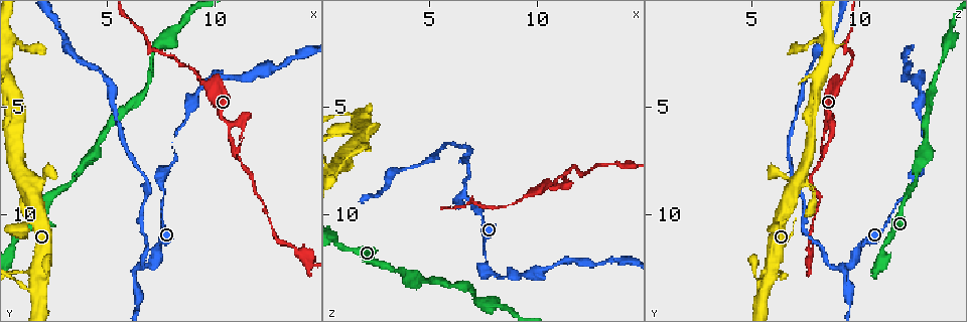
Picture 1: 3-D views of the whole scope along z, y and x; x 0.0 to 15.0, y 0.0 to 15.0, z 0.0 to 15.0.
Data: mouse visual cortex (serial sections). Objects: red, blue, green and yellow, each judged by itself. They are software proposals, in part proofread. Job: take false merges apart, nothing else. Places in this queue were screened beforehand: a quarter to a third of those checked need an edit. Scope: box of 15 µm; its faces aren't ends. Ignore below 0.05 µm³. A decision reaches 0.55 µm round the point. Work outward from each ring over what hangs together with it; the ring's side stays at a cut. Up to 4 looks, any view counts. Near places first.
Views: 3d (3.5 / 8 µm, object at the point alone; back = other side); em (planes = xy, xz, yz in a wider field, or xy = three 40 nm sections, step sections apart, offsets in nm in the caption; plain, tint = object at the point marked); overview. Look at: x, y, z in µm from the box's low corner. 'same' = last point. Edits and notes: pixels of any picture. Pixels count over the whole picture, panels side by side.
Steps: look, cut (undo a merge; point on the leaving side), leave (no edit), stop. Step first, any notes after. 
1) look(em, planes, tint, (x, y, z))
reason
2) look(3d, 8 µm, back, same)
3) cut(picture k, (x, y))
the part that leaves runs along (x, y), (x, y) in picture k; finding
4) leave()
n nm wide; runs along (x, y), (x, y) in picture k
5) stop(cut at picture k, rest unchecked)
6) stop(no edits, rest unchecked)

look(3d, 3.5 µm, (6.8, 12.4, 9.3))
three-way junction

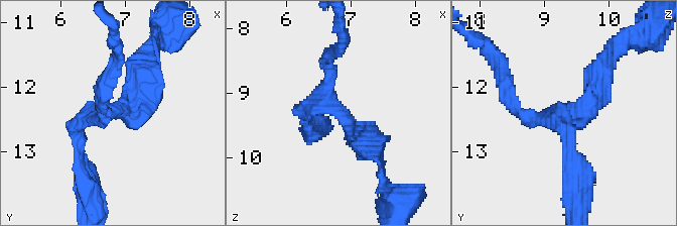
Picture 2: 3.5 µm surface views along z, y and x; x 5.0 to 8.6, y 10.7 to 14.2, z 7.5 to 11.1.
look(em, xy, step 1, tint, (6.75, 12.40, 9.30))
3 arms; arms of 200, 200, 350 nm; need the tissue

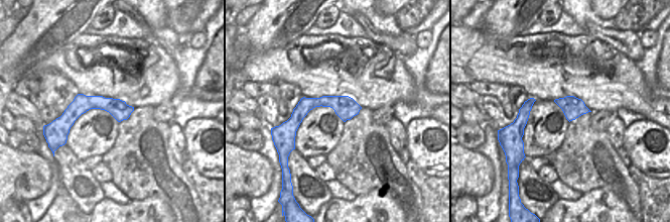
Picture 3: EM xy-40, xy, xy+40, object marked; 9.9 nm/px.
leave()
runs along (369, 146), (328, 100), (325, 55) in picture 2; continuous, no second cell

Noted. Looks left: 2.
look(em, xy, step 5, tint, (2.0, 13.2, 5.5))
two arms at a narrow angle

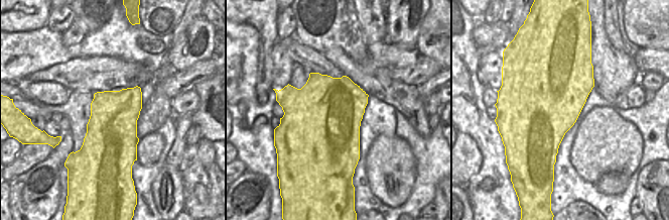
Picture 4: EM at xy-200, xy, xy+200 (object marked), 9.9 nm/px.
look(3d, 3.5 µm, back, same)

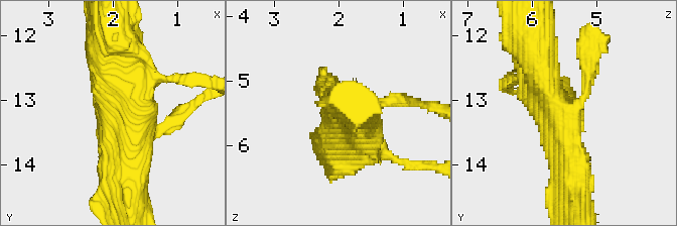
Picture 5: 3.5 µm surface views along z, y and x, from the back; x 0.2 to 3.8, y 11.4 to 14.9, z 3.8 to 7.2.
leave()
runs along (535, 52), (566, 173) in picture 5; all the same cell

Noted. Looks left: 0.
stop(no edits, rest unchecked)

